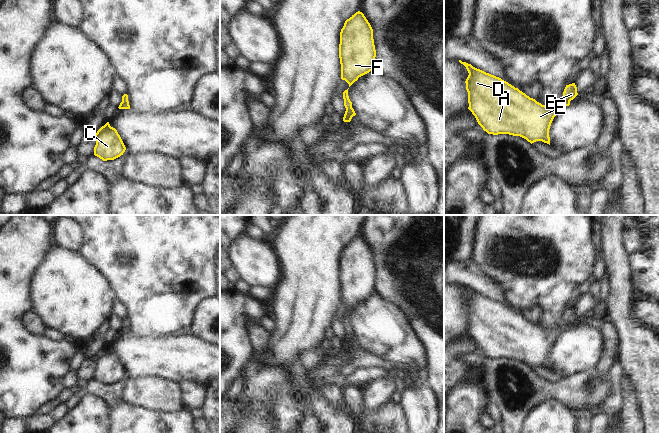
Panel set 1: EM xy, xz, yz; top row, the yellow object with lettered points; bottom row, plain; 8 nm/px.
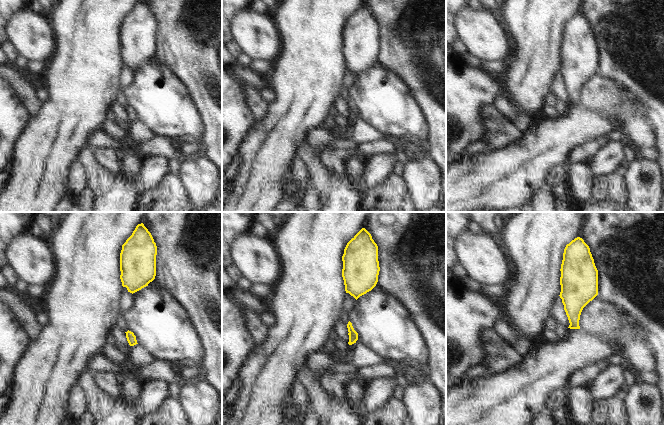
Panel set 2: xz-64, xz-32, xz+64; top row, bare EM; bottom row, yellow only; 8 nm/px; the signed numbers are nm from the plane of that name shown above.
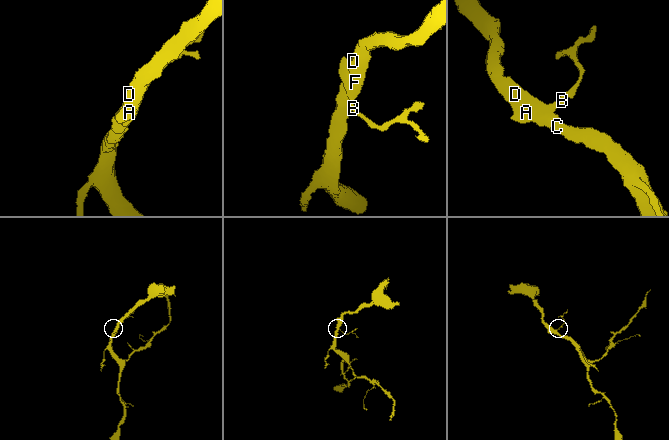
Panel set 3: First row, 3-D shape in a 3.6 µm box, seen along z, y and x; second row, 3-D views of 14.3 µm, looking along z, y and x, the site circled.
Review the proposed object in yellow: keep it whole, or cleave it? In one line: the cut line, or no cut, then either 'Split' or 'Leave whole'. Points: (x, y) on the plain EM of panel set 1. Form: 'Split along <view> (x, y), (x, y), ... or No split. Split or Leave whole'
No split. Leave whole

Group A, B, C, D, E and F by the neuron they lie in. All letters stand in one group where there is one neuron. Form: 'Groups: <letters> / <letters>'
Groups: A B C D E F

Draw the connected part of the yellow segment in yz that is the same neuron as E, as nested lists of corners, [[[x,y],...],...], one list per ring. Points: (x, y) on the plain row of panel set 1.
[[[461,284],[459,286],[466,291],[469,297],[465,305],[468,316],[468,333],[475,340],[478,348],[488,358],[509,358],[520,360],[531,368],[536,365],[542,365],[550,369],[549,353],[554,341],[563,331],[569,330],[570,325],[578,319],[575,307],[566,309],[560,331],[552,332],[530,322],[499,301],[477,293]]]

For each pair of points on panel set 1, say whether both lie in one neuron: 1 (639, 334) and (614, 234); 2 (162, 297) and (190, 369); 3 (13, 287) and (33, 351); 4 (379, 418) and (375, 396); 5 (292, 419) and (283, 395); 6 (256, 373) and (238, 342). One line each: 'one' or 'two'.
1: one
2: two
3: one
4: two
5: one
6: two

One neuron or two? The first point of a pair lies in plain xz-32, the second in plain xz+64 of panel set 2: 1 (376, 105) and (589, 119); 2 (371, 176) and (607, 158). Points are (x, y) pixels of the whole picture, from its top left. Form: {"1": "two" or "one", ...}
{"1": "two", "2": "one"}

